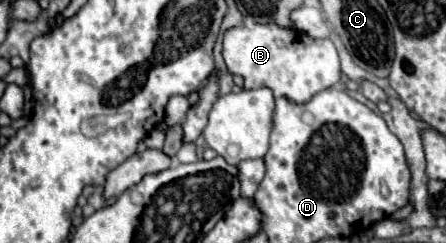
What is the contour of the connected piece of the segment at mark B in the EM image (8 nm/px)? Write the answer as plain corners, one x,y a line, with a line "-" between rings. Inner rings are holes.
275,23
235,27
223,39
225,65
233,75
245,79
245,89
269,87
275,97
287,97
293,103
307,103
313,95
339,83
339,55
329,39
311,39
295,29
283,29

